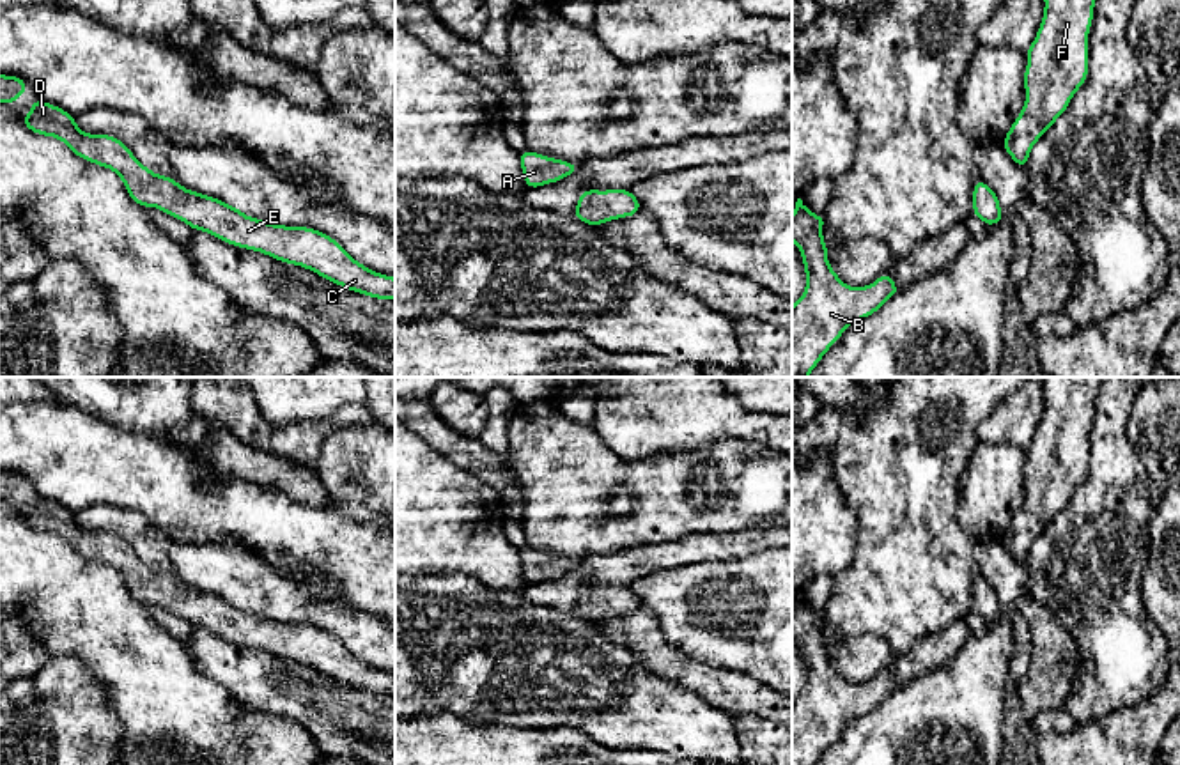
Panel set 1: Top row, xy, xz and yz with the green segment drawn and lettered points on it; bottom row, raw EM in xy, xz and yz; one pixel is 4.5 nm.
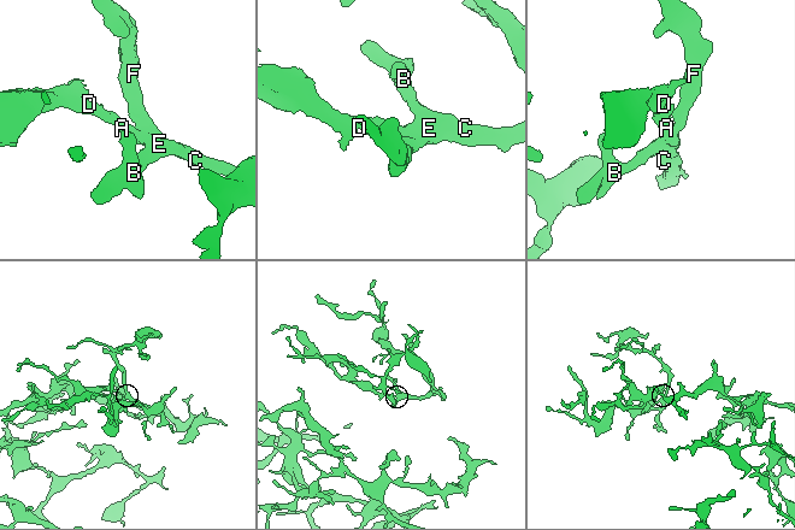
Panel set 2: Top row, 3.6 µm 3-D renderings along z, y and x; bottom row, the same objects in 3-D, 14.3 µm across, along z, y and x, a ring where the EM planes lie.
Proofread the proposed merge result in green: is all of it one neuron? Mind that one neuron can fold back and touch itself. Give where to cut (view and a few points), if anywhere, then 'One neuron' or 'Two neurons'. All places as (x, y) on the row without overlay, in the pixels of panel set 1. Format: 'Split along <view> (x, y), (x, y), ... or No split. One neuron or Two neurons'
No split. One neuron

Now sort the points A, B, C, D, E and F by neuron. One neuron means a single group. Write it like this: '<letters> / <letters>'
A B C D E F

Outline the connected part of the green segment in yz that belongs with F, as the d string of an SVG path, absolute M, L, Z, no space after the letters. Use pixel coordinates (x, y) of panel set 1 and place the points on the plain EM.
M1042 377L1044 414L1026 448L1026 499L1003 544L1026 565L1031 544L1088 475L1088 430L1102 377Z

